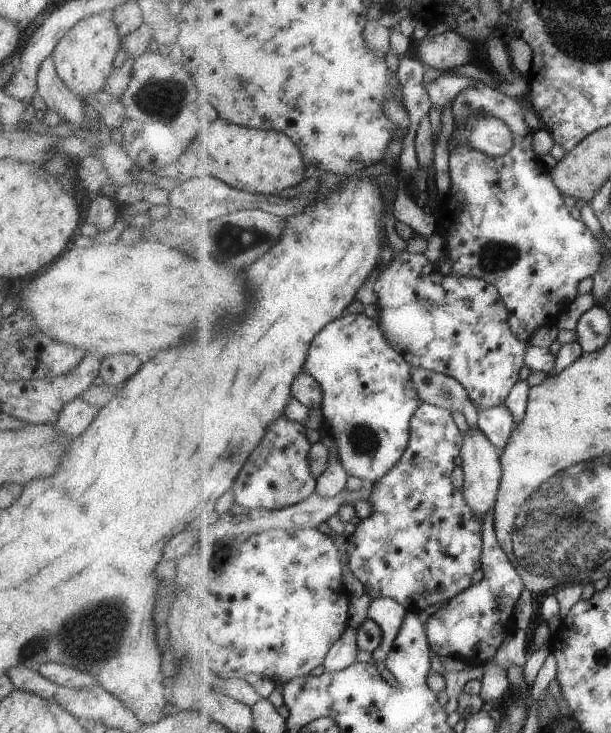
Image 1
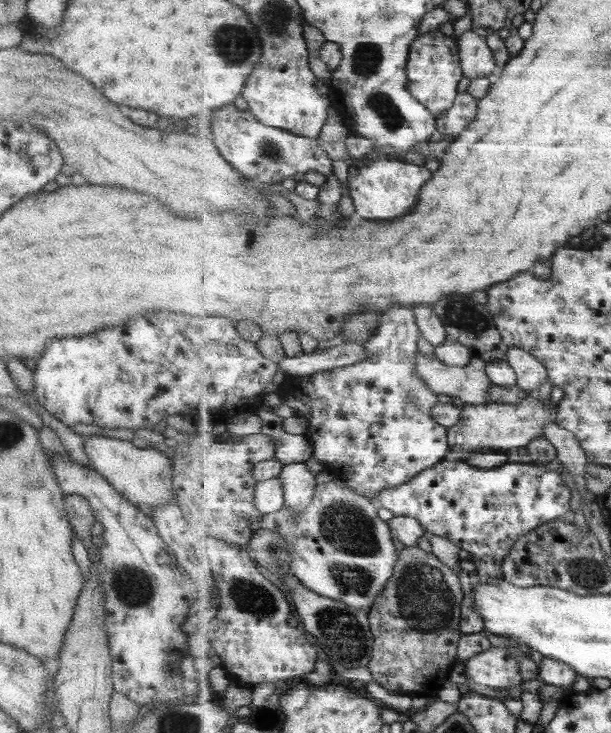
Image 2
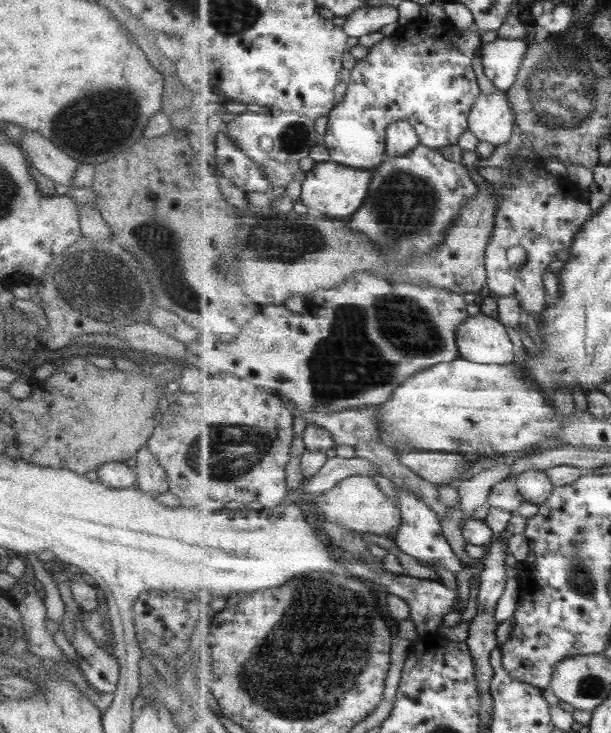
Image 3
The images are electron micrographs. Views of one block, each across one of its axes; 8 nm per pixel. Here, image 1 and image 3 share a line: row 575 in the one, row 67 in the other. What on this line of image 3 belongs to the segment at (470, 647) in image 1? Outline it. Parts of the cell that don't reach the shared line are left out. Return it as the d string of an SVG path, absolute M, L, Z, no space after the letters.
M496 38L481 47L485 75L499 91L509 92L521 71L528 44L524 40Z

